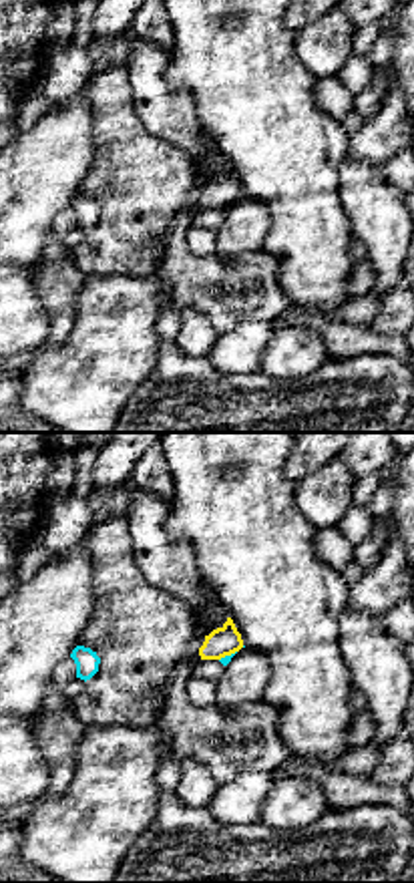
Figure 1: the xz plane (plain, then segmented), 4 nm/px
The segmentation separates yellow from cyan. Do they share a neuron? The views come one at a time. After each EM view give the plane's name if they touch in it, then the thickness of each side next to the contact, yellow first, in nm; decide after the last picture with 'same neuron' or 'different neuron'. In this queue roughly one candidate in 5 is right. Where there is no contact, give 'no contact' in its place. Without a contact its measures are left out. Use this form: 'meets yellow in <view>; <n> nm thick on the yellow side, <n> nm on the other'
meets yellow in xz; 120 nm thick on the yellow side, 40 nm on the other

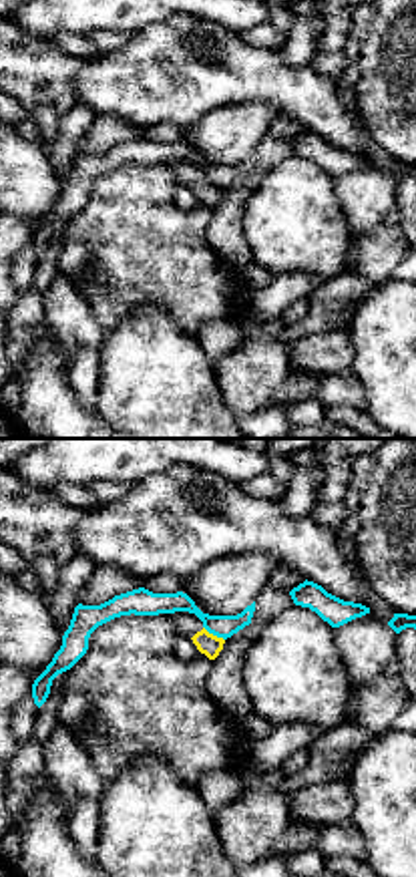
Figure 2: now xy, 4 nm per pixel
meets yellow in xy; 90 nm thick on the yellow side, 100 nm on the other

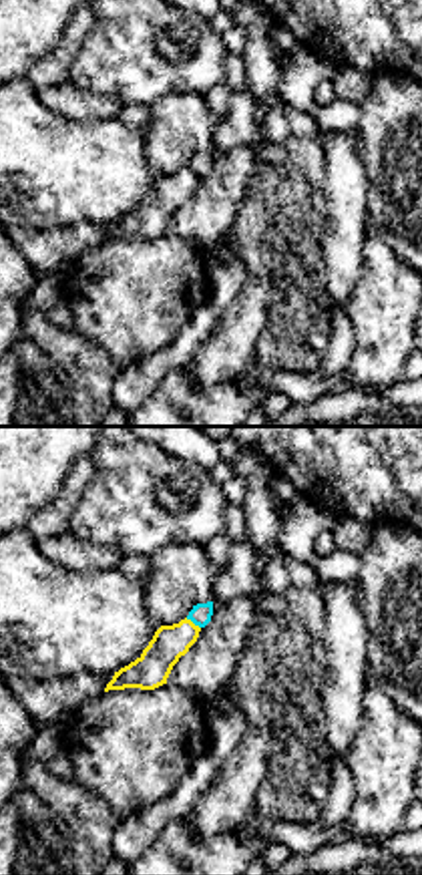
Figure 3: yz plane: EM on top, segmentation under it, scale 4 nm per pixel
meets yellow in yz; 140 nm thick on the yellow side, 80 nm on the other

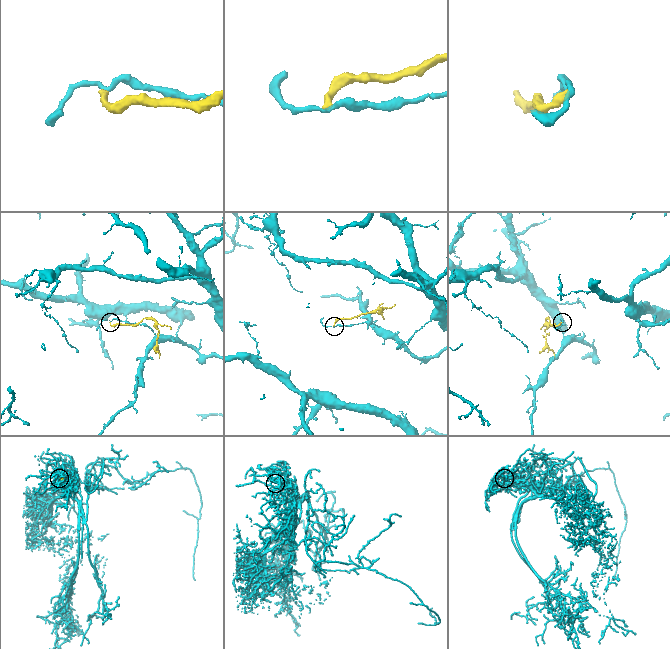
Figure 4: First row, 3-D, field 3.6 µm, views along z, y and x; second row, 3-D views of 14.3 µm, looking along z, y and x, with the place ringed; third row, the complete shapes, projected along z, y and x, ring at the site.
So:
different neuron

